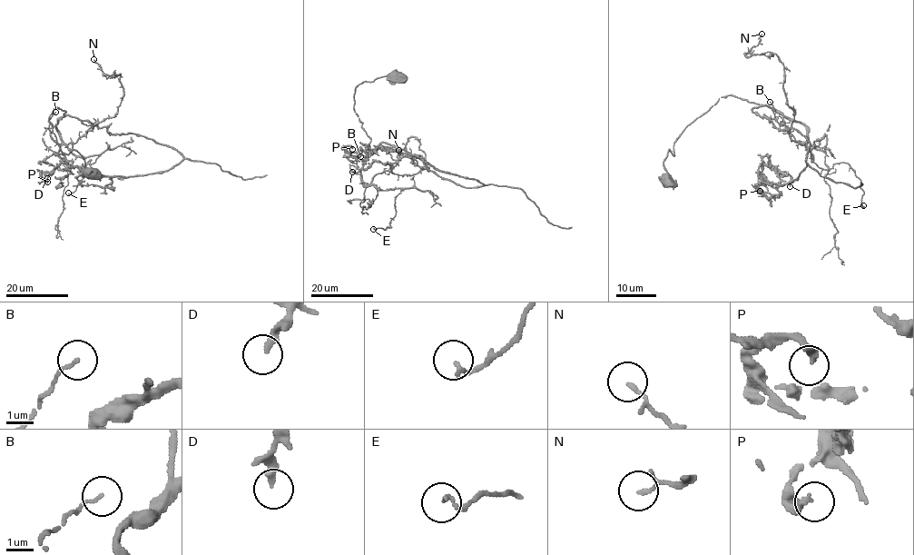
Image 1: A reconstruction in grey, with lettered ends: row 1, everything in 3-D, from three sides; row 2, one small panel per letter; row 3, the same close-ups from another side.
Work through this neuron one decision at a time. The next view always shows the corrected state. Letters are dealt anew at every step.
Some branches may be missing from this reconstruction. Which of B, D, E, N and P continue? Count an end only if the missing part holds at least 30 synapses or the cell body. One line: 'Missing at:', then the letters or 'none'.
Missing at: none

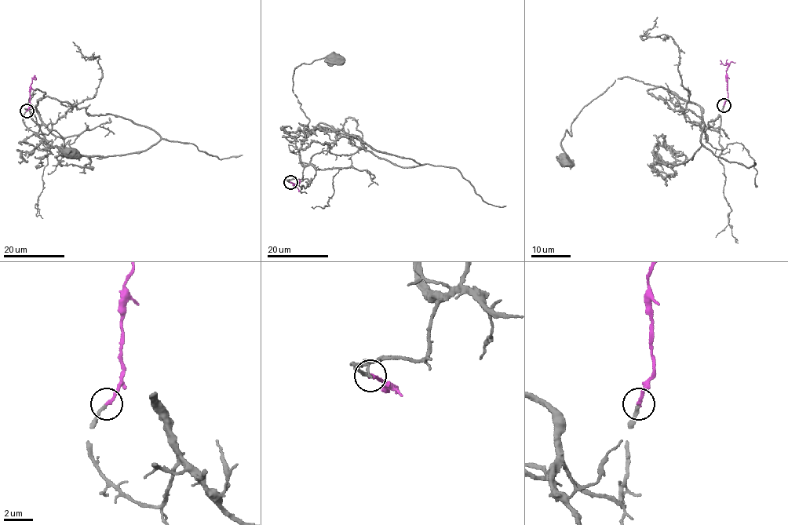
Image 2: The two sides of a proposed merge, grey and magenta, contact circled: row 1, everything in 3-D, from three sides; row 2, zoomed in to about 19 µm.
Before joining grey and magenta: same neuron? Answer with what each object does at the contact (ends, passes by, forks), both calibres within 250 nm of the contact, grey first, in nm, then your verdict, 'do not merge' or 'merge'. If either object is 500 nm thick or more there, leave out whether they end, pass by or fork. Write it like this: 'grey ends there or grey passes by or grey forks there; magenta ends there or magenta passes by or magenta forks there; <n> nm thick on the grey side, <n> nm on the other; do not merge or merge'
grey ends there; magenta ends there; 240 nm thick on the grey side, 240 nm on the other; merge

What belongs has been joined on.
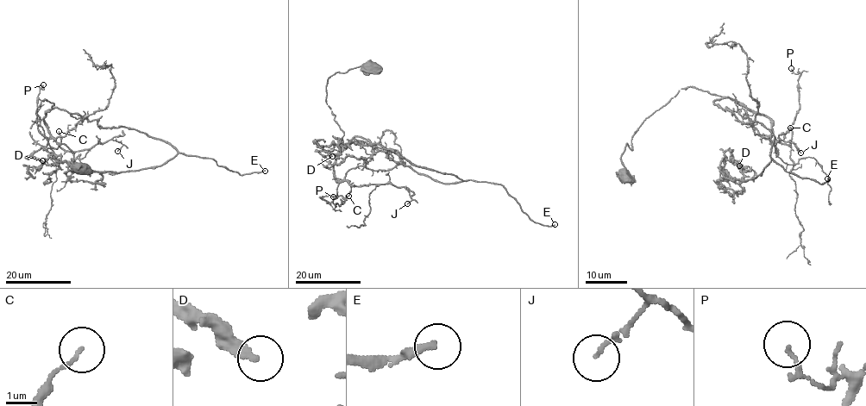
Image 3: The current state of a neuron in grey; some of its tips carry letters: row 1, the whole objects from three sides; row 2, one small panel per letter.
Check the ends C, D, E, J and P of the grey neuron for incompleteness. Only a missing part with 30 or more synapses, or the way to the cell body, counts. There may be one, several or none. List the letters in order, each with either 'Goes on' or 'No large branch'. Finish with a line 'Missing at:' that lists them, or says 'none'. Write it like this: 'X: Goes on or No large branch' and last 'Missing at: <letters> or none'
C: No large branch
D: No large branch
E: Goes on
J: No large branch
P: No large branch
Missing at: E

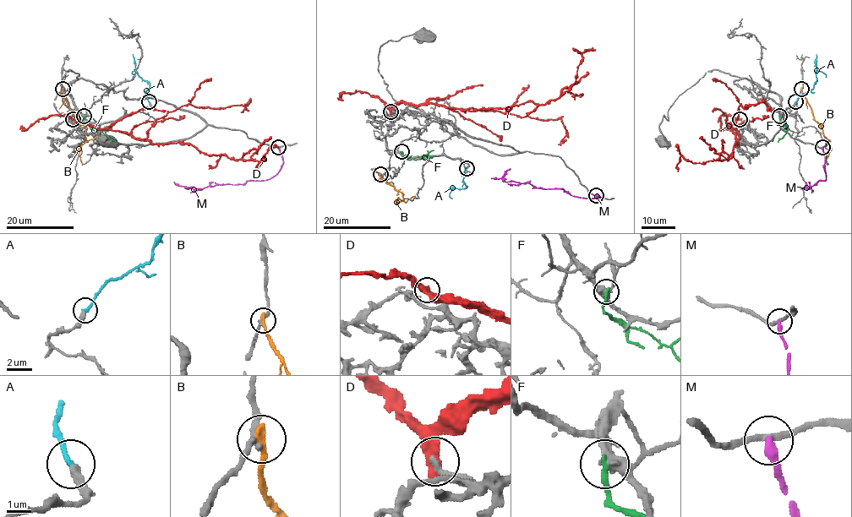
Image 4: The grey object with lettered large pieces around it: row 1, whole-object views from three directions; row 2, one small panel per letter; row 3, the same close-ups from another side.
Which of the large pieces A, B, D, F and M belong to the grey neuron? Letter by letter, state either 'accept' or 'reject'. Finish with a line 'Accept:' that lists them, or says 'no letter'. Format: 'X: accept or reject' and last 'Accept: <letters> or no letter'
A: accept
B: reject
D: reject
F: reject
M: reject
Accept: A

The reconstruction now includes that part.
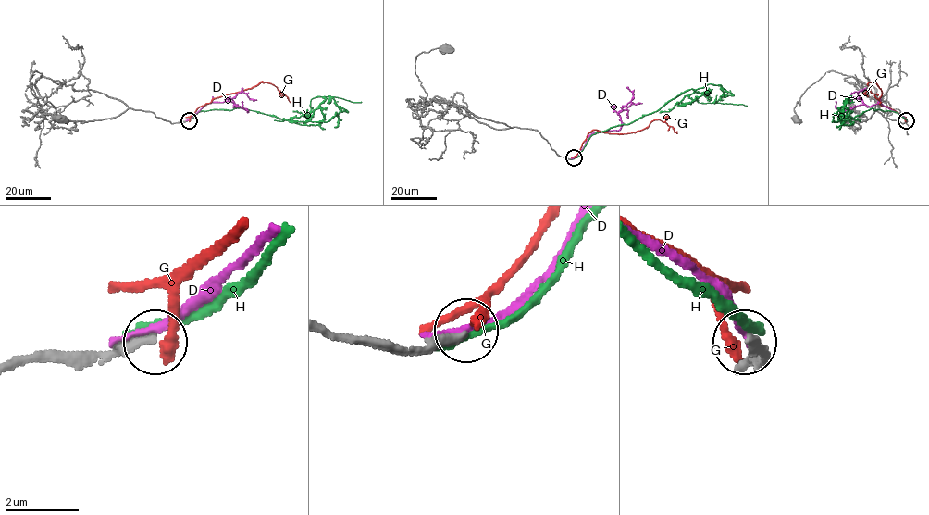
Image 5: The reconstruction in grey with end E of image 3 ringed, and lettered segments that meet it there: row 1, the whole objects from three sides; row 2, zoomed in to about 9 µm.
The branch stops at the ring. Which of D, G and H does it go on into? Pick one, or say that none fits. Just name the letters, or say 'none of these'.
none of these

